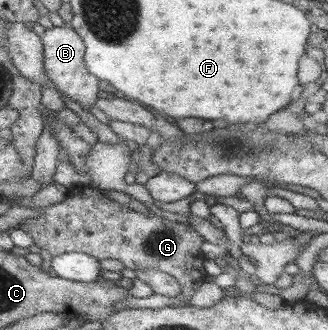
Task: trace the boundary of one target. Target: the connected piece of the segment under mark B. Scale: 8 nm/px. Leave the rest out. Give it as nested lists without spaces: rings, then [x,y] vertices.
[[[55,27],[47,28],[42,35],[44,44],[44,64],[48,78],[54,83],[55,89],[61,95],[68,95],[73,101],[78,101],[87,109],[91,105],[96,105],[101,93],[99,87],[99,78],[90,72],[86,64],[86,41],[75,31],[75,28],[70,27]]]

